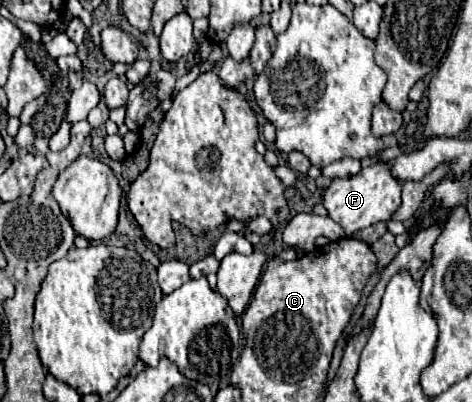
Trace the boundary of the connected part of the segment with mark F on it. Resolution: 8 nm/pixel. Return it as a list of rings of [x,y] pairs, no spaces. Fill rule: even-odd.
[[[381,161],[363,167],[359,175],[353,175],[349,179],[333,179],[323,195],[323,207],[327,209],[327,215],[345,231],[345,235],[367,229],[377,221],[387,221],[399,205],[401,205],[401,185],[397,179],[391,177],[389,167]]]

